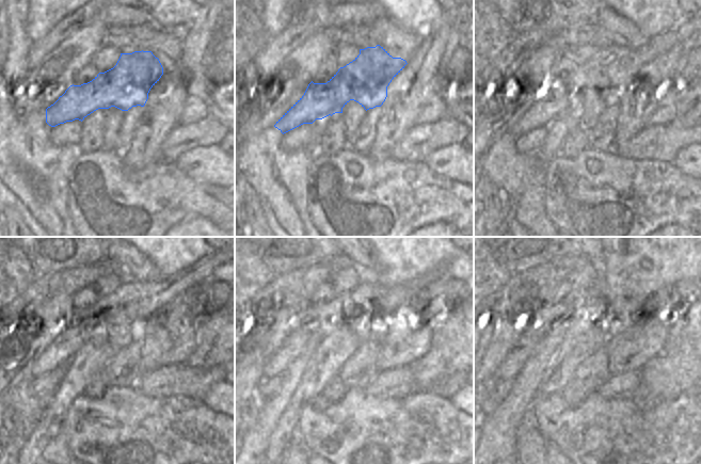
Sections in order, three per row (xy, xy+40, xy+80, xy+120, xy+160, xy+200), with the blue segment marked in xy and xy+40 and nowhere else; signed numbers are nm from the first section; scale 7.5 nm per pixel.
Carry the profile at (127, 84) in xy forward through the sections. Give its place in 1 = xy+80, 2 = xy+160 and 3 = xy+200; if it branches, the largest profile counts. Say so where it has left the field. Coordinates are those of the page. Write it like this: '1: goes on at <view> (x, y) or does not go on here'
1: goes on at xy+80 (610, 69)
2: goes on at xy+160 (360, 308)
3: goes on at xy+200 (589, 304)

